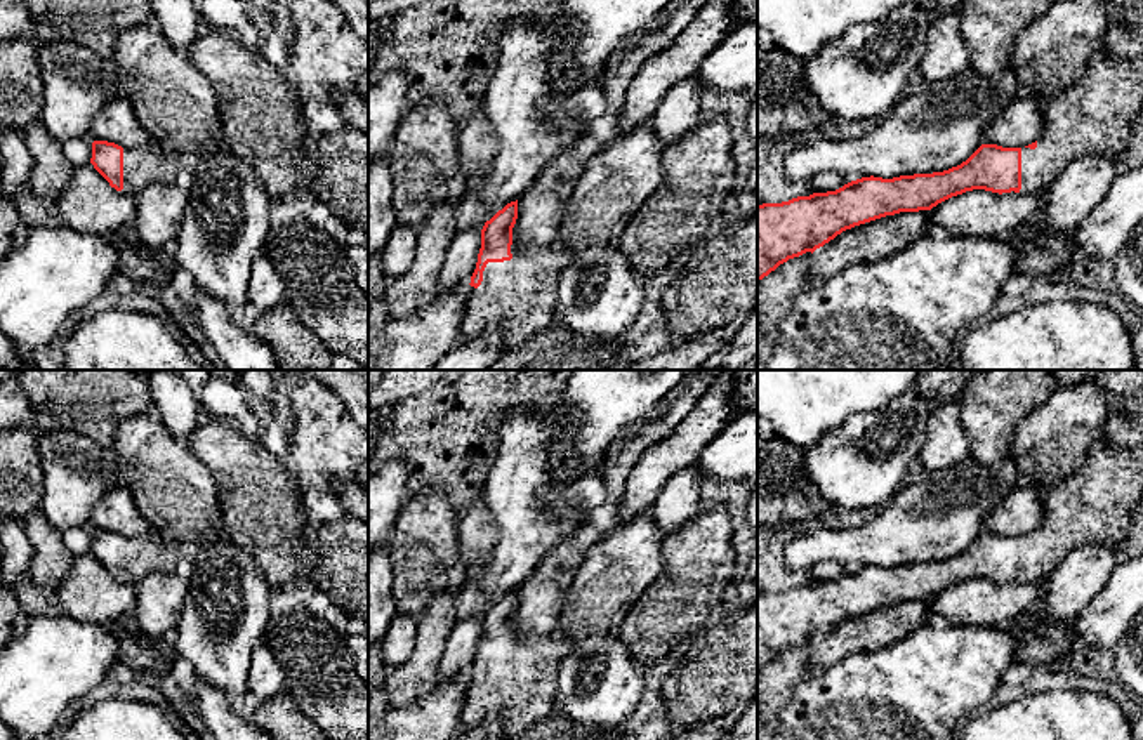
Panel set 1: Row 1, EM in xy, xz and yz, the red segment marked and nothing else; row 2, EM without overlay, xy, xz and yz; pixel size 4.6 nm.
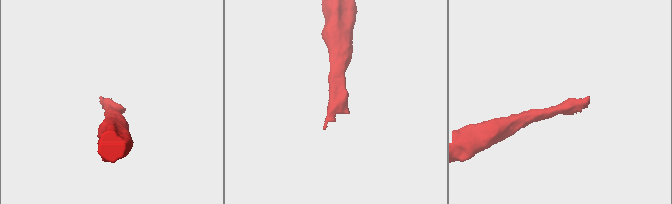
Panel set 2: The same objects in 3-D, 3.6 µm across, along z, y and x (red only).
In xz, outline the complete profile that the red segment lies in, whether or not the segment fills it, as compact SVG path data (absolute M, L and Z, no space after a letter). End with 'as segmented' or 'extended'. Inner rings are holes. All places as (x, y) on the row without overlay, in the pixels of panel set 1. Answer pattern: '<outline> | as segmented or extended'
M518 589L499 599L481 618L460 731L469 731L492 716L502 716L505 740L556 709L559 665L573 644L551 634L516 634L516 608Z | extended

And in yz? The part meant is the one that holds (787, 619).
M1094 445L1084 464L1049 492L1041 526L1025 537L981 533L966 551L943 561L862 566L836 580L757 594L757 671L789 648L815 641L855 615L900 601L931 599L938 592L973 578L992 582L1042 582L1075 549L1093 544L1117 545L1129 533L1131 514L1143 497L1143 445L1119 448Z | extended

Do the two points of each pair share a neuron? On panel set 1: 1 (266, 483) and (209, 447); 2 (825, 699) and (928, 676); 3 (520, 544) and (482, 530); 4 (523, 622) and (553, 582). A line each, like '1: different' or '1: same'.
1: same
2: same
3: different
4: same

